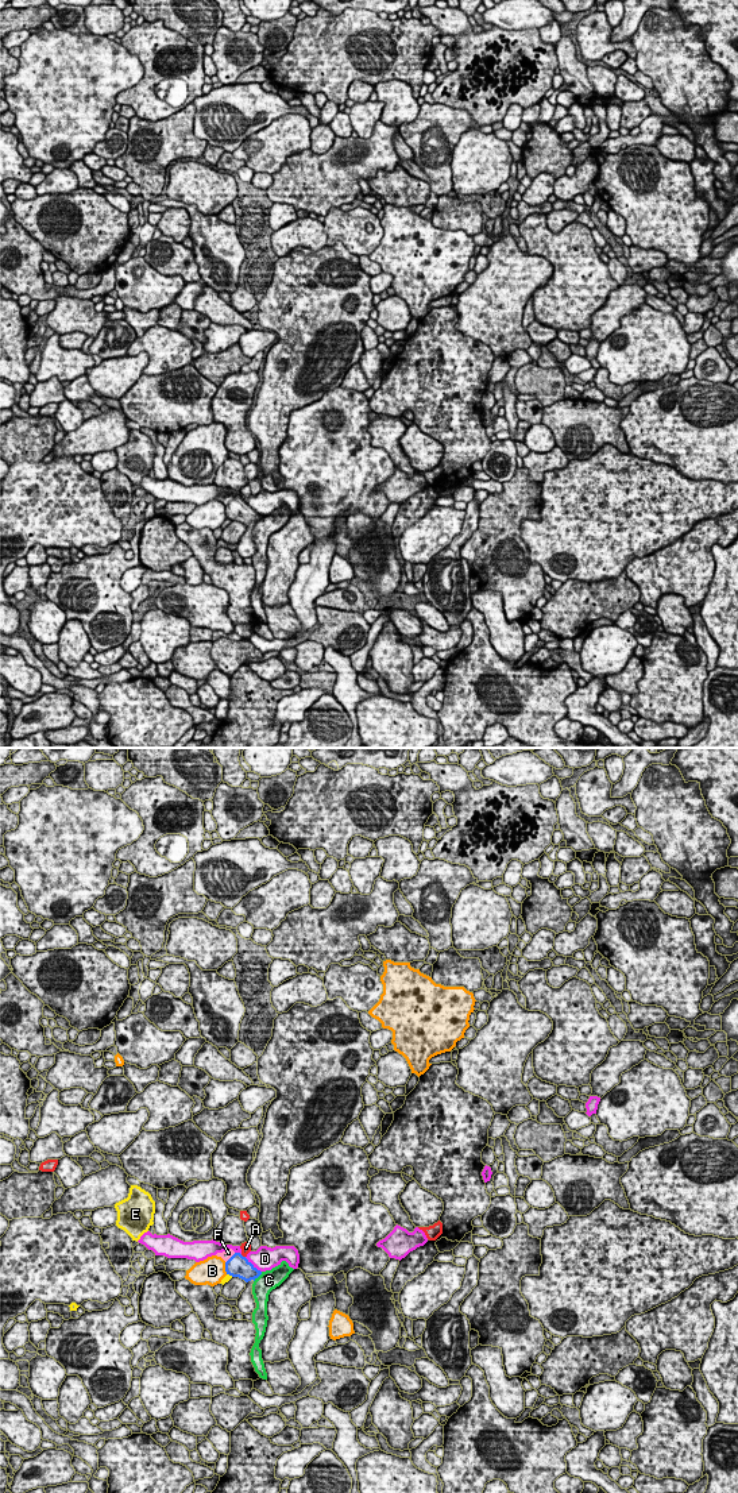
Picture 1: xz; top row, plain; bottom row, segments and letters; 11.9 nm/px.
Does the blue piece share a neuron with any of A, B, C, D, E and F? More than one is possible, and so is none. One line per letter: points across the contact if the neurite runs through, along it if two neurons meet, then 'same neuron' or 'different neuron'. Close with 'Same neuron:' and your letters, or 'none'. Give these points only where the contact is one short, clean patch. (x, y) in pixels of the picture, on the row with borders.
A: border along xz (240, 1254), (244, 1257); different neuron
B: different neuron
C: different neuron
D: different neuron
E: different neuron
F: runs through xz (238, 1265), (230, 1258), (225, 1256); same neuron
Same neuron: F

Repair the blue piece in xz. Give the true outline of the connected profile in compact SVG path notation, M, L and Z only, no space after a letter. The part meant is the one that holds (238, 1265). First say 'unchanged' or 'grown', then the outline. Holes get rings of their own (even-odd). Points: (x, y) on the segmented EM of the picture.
grown | M232 1249L228 1251L217 1253L225 1261L225 1272L232 1277L239 1277L246 1282L256 1280L262 1272L258 1270L246 1257L240 1253L235 1253Z

